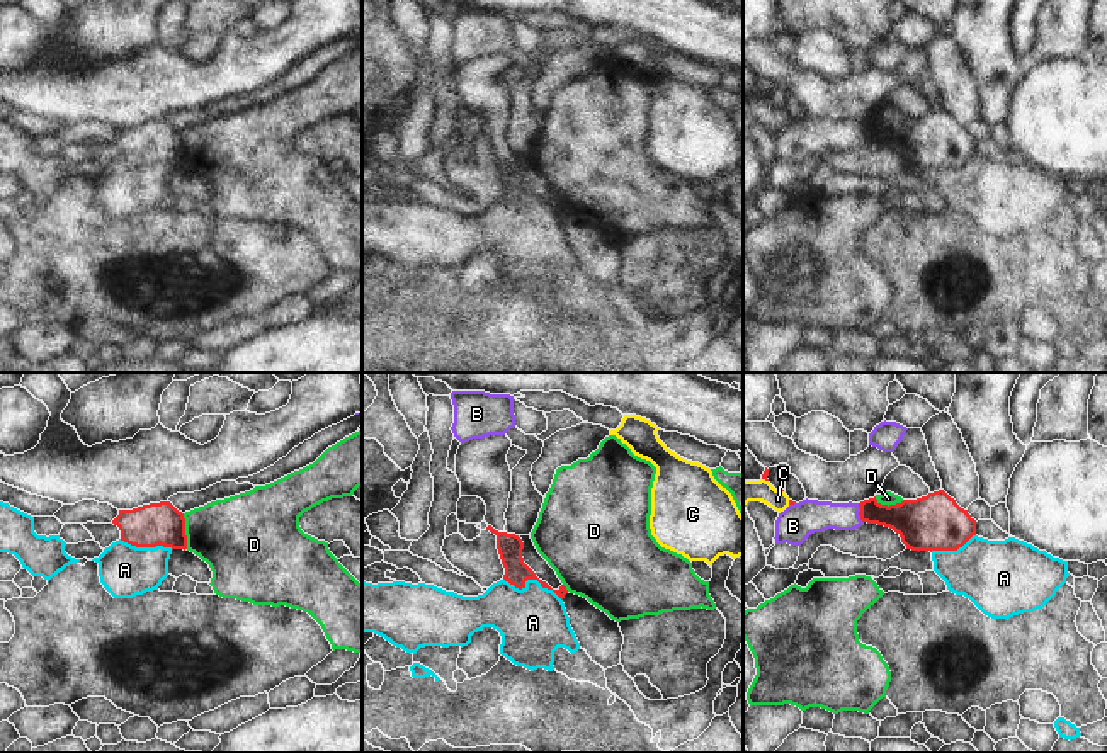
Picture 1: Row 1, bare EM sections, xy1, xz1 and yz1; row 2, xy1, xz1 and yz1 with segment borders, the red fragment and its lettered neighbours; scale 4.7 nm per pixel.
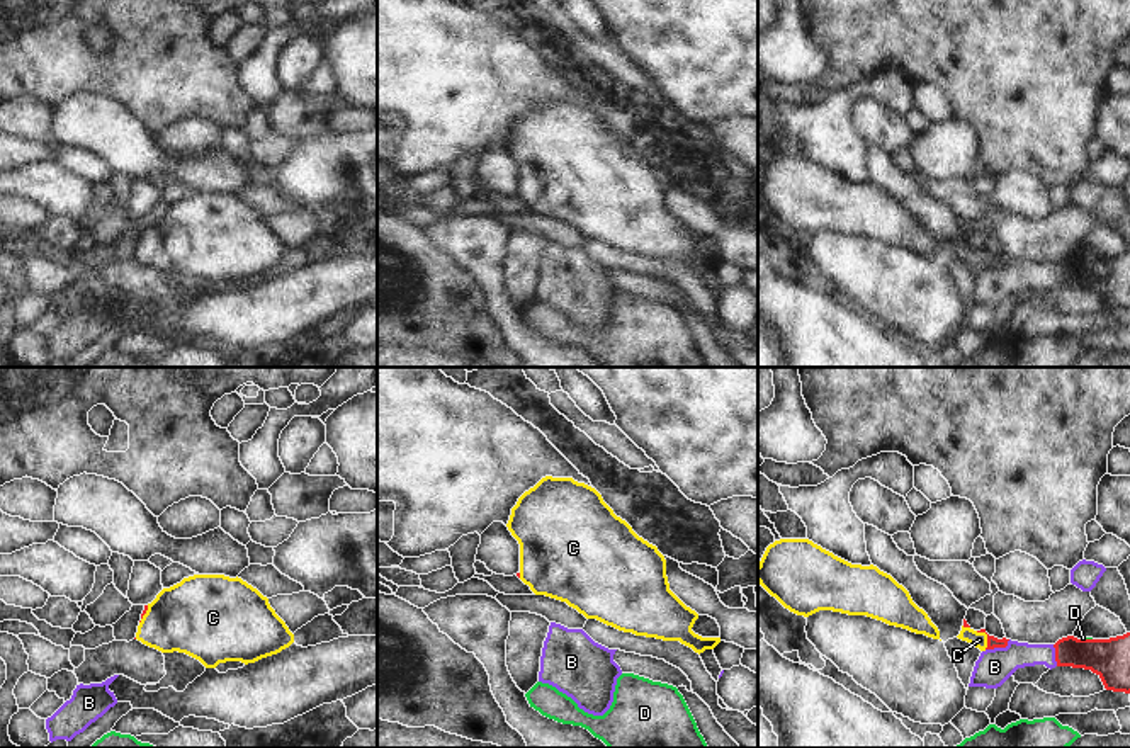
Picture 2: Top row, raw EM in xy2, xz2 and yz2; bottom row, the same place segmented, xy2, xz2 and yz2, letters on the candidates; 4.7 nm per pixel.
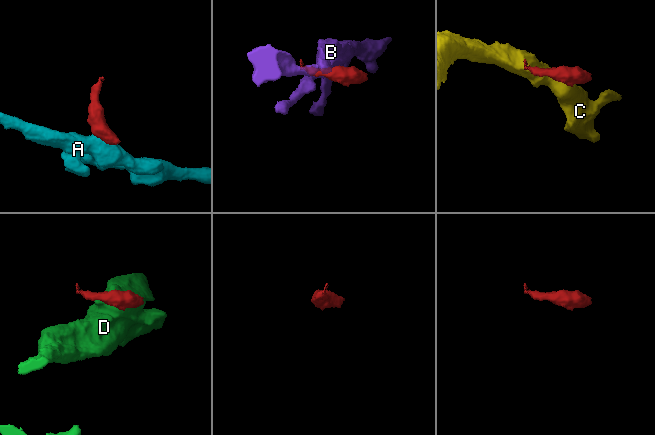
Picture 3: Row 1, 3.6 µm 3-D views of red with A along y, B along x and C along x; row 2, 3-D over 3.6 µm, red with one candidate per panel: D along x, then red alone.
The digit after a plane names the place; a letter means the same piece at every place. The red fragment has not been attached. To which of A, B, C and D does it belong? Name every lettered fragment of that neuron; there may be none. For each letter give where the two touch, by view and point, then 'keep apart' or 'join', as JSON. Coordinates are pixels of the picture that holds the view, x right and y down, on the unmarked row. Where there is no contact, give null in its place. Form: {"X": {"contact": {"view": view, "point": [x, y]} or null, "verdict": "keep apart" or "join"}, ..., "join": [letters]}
{"A": {"contact": {"view": "xz1", "point": [533, 198]}, "verdict": "keep apart"}, "B": {"contact": {"view": "yz2", "point": [998, 266]}, "verdict": "keep apart"}, "C": {"contact": {"view": "yz2", "point": [988, 255]}, "verdict": "join"}, "D": {"contact": {"view": "xy1", "point": [184, 150]}, "verdict": "keep apart"}, "join": ["C"]}

